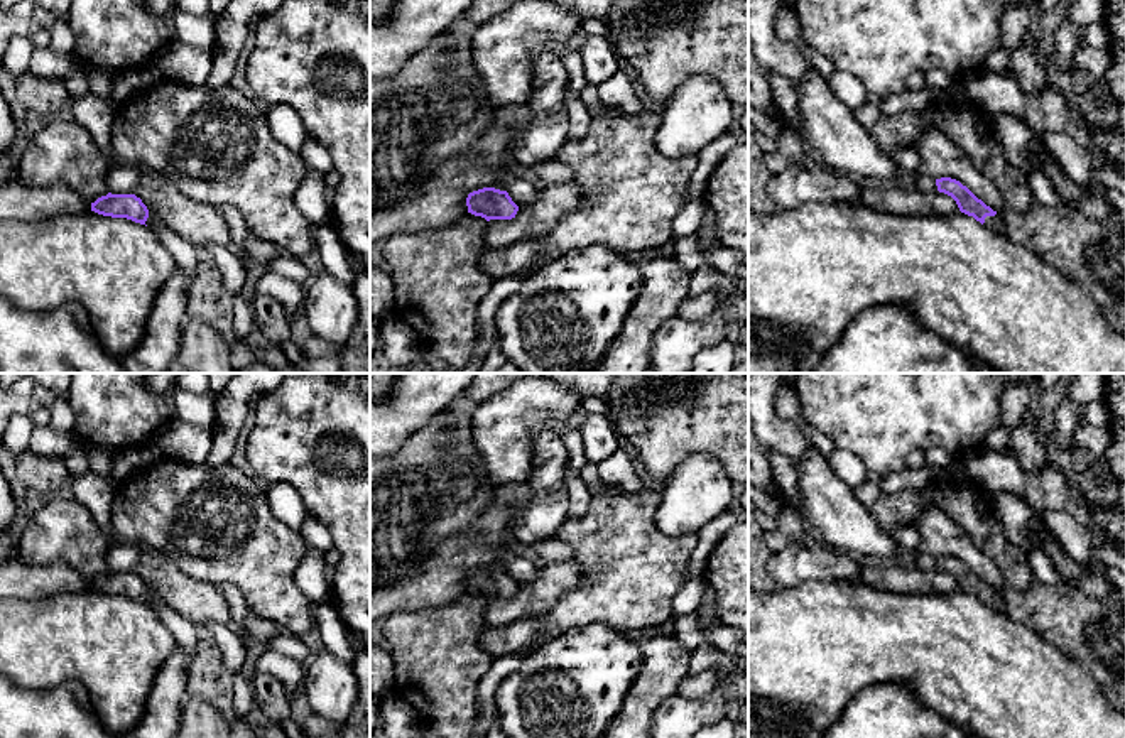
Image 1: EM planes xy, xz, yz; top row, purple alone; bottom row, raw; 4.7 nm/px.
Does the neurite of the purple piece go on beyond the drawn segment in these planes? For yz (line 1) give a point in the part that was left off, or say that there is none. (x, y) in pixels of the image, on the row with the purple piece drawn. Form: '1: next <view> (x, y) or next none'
1: next yz (995, 223)

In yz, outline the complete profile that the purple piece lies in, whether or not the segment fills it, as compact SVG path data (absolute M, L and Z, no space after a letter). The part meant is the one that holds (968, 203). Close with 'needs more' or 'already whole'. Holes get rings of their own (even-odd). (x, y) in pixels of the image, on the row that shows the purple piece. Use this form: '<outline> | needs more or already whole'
M951 177L936 179L936 186L939 193L951 196L959 211L973 216L976 221L985 225L990 230L1003 233L1003 223L997 211L986 206L981 199L978 199L966 186Z | needs more

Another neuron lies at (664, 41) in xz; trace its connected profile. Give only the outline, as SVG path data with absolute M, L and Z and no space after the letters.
M613 0L603 20L615 56L637 73L654 101L666 105L689 76L706 74L723 88L731 105L748 108L748 0Z

